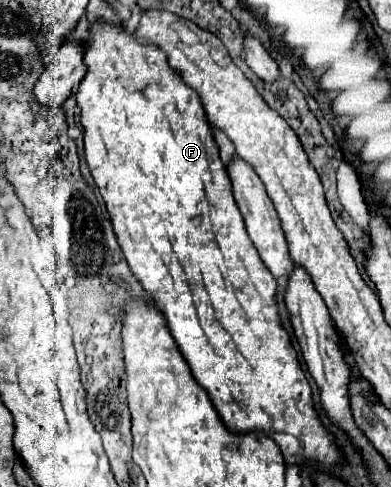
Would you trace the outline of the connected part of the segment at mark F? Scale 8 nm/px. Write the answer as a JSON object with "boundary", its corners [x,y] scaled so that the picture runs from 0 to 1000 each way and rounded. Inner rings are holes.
{"boundary":[[[240,43],[225,55],[220,76],[210,76],[210,92],[215,92],[215,133],[225,138],[225,146],[220,146],[215,162],[205,166],[205,175],[199,175],[189,195],[194,195],[194,211],[205,220],[205,257],[215,261],[215,310],[220,310],[225,347],[230,347],[230,355],[235,355],[235,363],[240,363],[251,388],[256,388],[256,400],[261,400],[266,417],[271,417],[281,454],[292,462],[292,478],[302,487],[302,499],[307,499],[322,532],[327,532],[327,544],[332,544],[338,561],[363,581],[373,602],[384,602],[384,610],[394,614],[399,630],[414,634],[414,643],[419,643],[419,651],[430,659],[435,684],[450,696],[471,737],[481,741],[496,778],[532,803],[558,852],[568,856],[568,864],[578,869],[583,881],[593,881],[604,889],[670,881],[675,889],[685,889],[711,910],[711,918],[721,922],[721,934],[731,938],[731,947],[752,951],[752,955],[762,955],[762,951],[772,951],[783,943],[803,943],[803,947],[824,947],[824,951],[875,951],[875,930],[864,926],[864,918],[854,910],[854,897],[824,877],[824,869],[818,869],[818,860],[813,860],[813,852],[808,852],[808,844],[798,836],[793,791],[783,782],[777,762],[767,758],[767,745],[757,737],[757,721],[752,721],[752,713],[742,704],[742,692],[726,680],[726,671],[716,667],[716,651],[711,651],[711,634],[706,634],[706,618],[701,618],[701,602],[706,602],[701,569],[737,565],[747,556],[752,536],[742,532],[737,499],[726,495],[726,478],[716,470],[716,454],[706,446],[706,429],[701,429],[701,421],[696,421],[696,413],[691,413],[691,405],[685,405],[685,396],[675,388],[675,376],[665,372],[665,363],[655,359],[645,339],[634,339],[609,318],[598,318],[583,339],[568,335],[558,298],[552,298],[547,277],[537,269],[537,257],[532,257],[532,244],[527,244],[527,232],[517,224],[506,191],[491,179],[476,175],[476,166],[465,162],[465,154],[450,142],[440,142],[430,133],[430,117],[425,117],[425,109],[409,97],[353,88],[348,76],[343,76],[343,64],[322,64],[312,55],[297,55],[297,51],[266,47],[266,43]]]}

